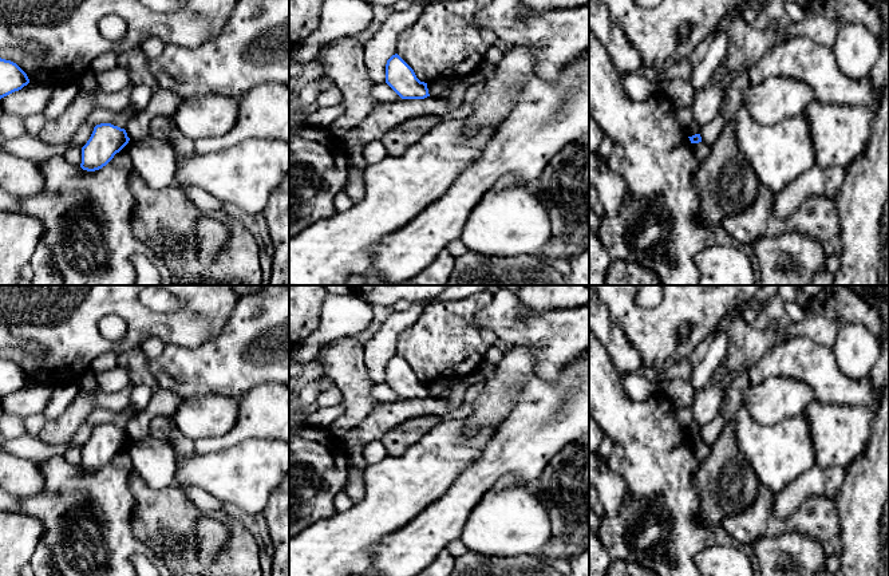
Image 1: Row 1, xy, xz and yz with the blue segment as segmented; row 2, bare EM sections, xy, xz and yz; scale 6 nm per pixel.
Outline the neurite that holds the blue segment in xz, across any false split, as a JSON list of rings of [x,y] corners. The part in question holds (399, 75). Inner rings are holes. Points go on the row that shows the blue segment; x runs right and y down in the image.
[[[398,54],[387,60],[386,83],[402,99],[424,99],[430,96],[427,83],[420,82],[414,70]]]

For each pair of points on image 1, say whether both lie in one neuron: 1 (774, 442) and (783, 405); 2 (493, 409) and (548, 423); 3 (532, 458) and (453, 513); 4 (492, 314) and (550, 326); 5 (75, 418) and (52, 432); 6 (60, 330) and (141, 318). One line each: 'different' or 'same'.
1: different
2: different
3: same
4: same
5: same
6: same

